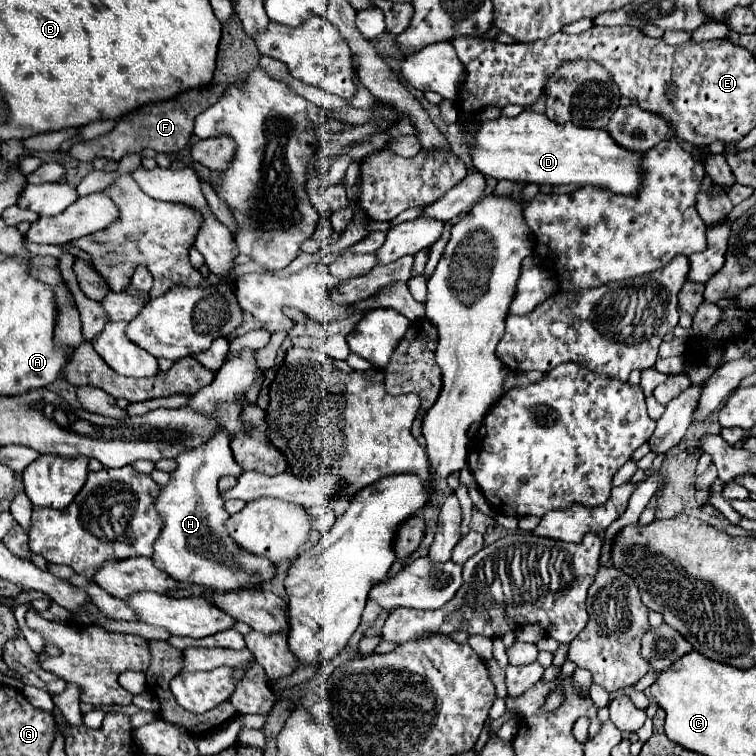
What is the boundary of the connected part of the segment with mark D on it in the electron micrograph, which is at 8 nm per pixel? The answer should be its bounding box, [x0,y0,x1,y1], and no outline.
[457,109,641,195]

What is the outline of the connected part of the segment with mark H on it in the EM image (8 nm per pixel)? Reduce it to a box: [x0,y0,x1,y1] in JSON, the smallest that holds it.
[151,431,277,593]

